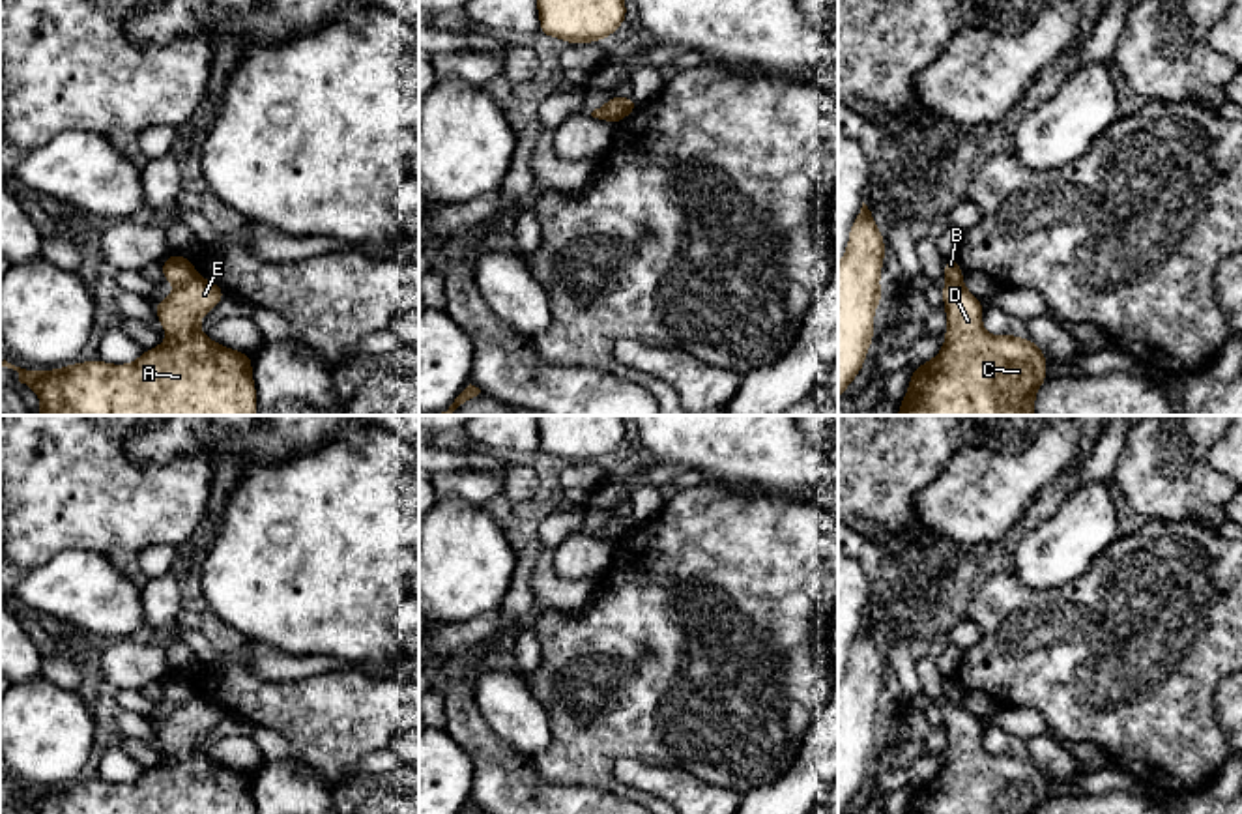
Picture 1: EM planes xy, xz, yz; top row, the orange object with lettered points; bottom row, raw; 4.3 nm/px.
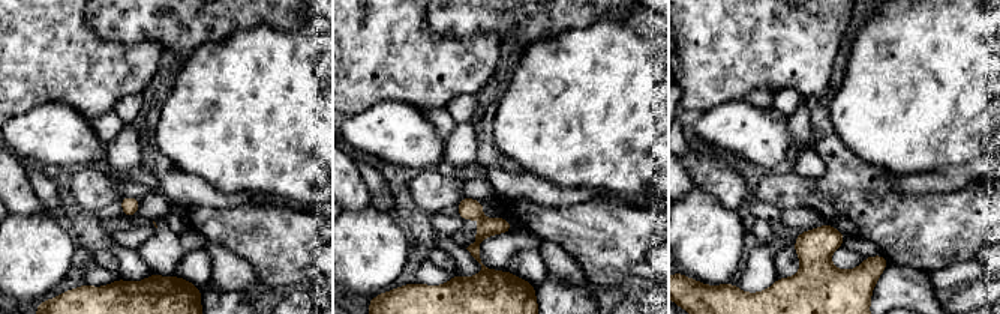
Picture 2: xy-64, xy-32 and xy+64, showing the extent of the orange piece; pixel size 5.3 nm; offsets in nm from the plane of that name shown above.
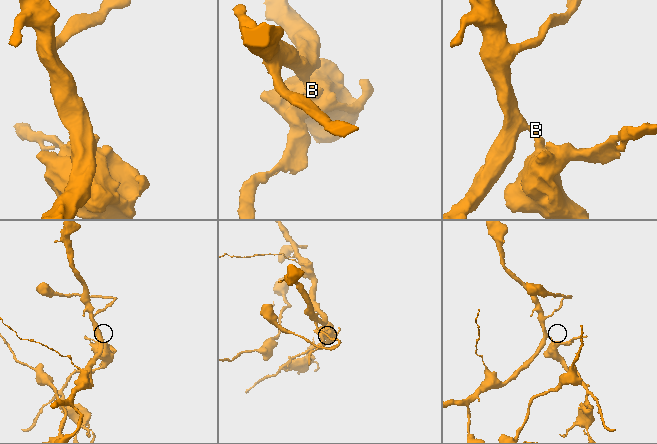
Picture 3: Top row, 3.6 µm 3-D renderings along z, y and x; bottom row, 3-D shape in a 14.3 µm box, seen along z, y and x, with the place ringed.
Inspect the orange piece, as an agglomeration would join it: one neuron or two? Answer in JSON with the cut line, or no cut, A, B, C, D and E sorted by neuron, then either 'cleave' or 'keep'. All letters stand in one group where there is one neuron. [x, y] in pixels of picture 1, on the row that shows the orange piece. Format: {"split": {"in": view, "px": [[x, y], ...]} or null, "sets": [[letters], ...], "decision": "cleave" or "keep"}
{"split": {"in": "xy", "px": [[195, 274], [178, 287]]}, "sets": [["A", "C", "D", "E"], ["B"]], "decision": "cleave"}

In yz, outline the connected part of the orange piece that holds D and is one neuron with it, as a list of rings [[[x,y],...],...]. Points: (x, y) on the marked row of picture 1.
[[[961,283],[941,288],[946,309],[943,350],[913,369],[898,415],[1034,415],[1034,397],[1047,378],[1046,356],[1031,339],[993,337],[982,327],[984,303]]]

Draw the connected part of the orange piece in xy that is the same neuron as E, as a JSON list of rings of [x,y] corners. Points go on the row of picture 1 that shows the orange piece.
[[[198,275],[180,284],[170,298],[153,305],[168,341],[129,365],[99,359],[56,371],[26,371],[6,359],[0,365],[17,371],[19,382],[37,393],[37,415],[256,415],[253,357],[213,342],[198,329],[200,318],[224,296],[223,288]]]

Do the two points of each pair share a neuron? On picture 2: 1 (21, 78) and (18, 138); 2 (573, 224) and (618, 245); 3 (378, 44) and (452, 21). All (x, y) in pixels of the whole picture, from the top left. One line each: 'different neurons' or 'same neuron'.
1: different neurons
2: same neuron
3: different neurons

